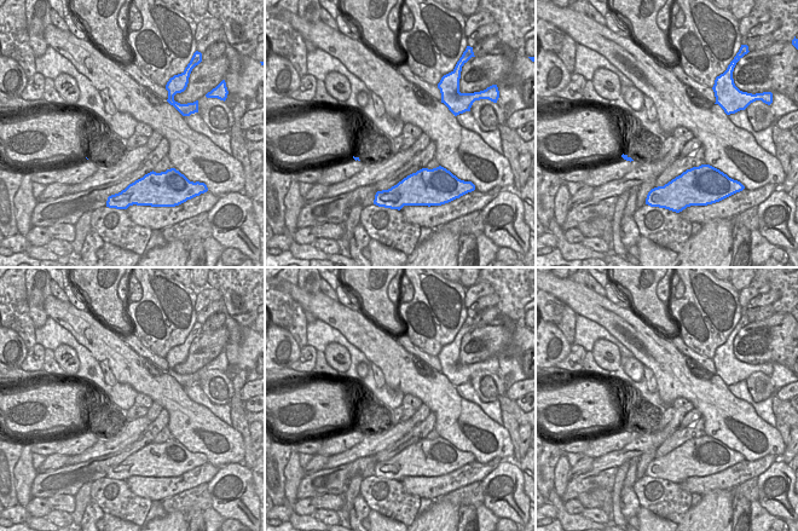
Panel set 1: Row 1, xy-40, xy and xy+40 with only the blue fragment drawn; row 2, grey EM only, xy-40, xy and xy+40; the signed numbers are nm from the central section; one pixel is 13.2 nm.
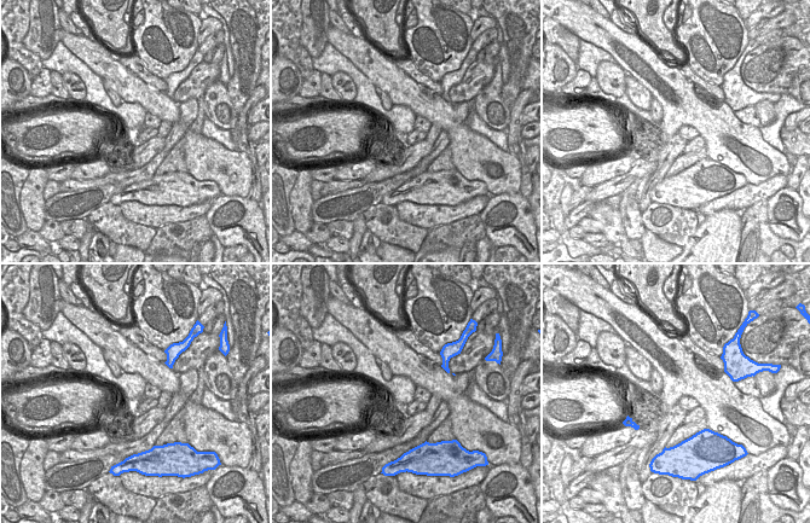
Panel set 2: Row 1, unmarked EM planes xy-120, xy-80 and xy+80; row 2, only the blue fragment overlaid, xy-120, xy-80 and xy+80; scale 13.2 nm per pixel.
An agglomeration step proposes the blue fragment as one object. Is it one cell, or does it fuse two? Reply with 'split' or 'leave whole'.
split

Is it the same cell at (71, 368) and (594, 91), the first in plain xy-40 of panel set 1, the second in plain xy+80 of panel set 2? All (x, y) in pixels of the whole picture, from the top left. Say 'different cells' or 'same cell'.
different cells

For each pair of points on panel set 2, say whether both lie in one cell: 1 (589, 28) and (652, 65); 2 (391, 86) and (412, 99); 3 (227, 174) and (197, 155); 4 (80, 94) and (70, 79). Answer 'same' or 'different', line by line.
1: same
2: same
3: same
4: same

